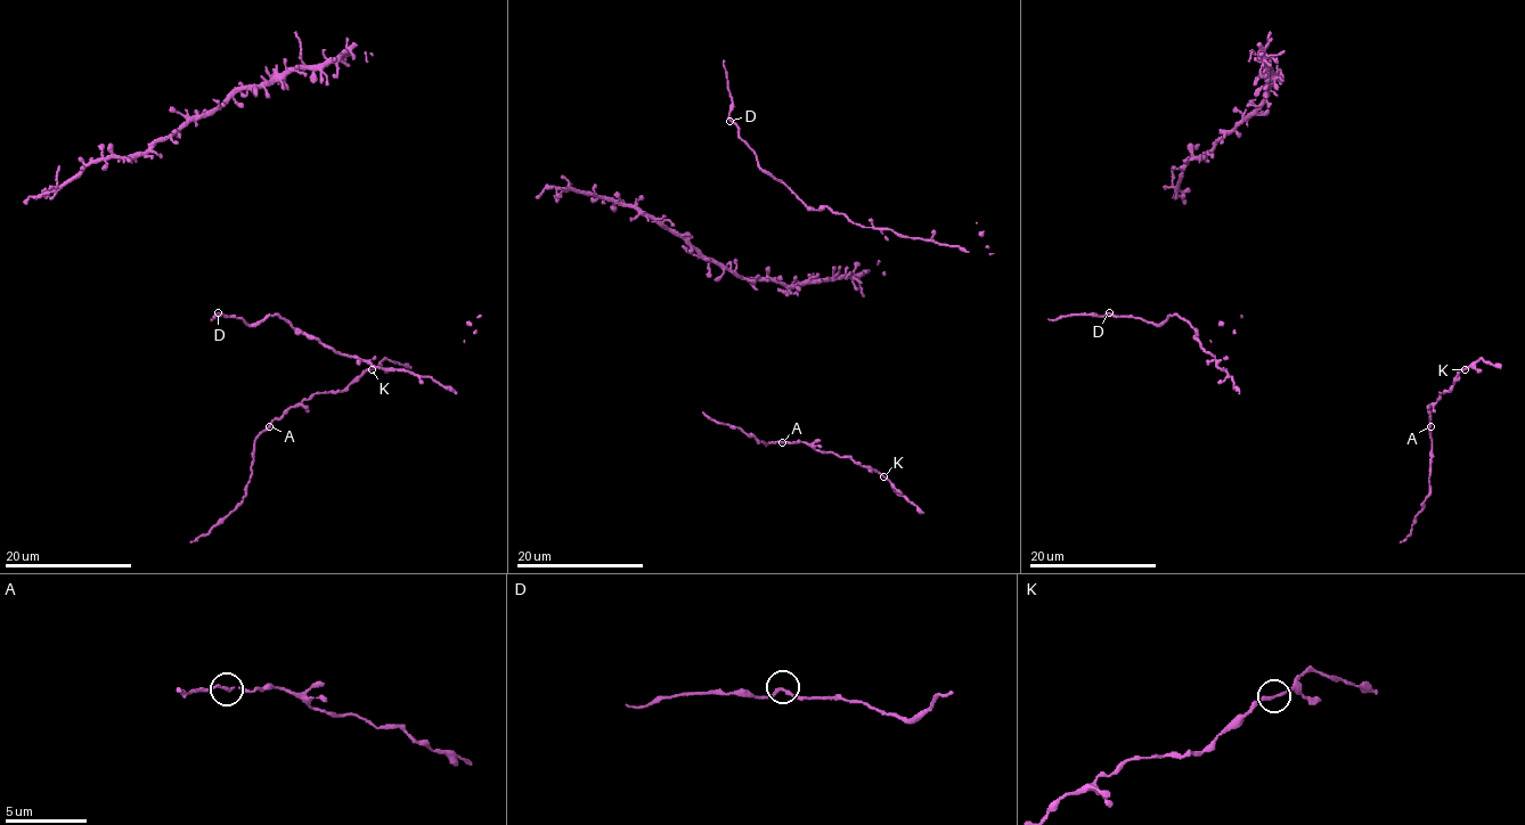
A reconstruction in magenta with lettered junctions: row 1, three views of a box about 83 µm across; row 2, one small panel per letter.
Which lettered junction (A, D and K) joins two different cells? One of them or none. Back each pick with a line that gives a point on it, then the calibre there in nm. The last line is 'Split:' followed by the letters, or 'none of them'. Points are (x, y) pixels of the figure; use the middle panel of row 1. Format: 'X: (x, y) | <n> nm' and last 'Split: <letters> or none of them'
Split: none of them

